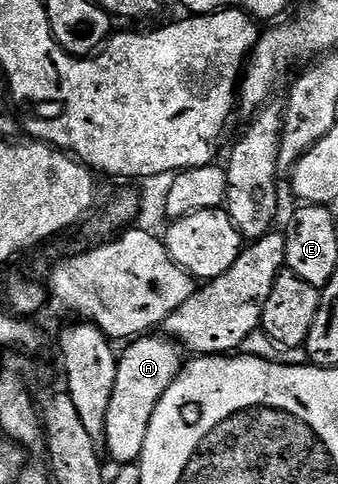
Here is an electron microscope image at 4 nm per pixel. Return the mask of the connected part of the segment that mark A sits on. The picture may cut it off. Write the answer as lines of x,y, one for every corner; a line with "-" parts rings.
141,336
130,341
126,345
129,347
125,351
122,349
117,359
115,392
111,392
105,437
105,444
117,464
136,463
140,459
151,416
155,416
163,392
171,388
183,365
183,350
178,343
163,336
153,337
157,336

